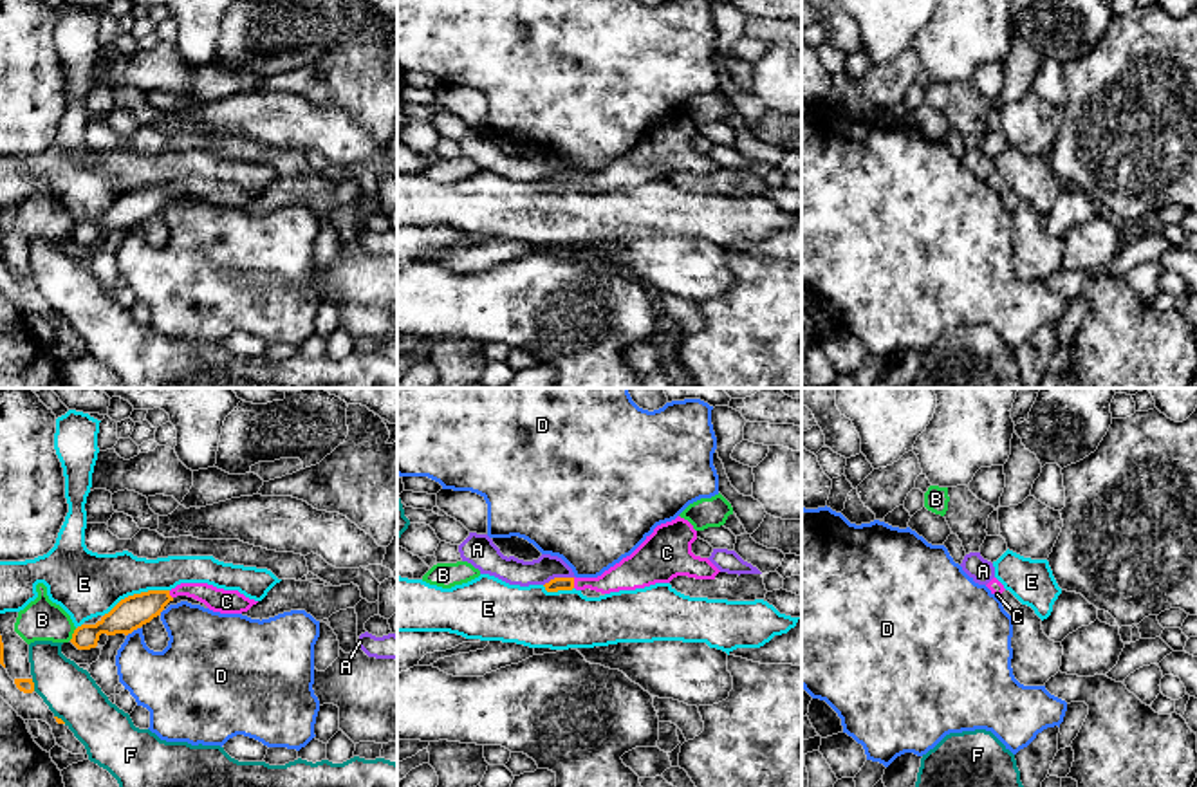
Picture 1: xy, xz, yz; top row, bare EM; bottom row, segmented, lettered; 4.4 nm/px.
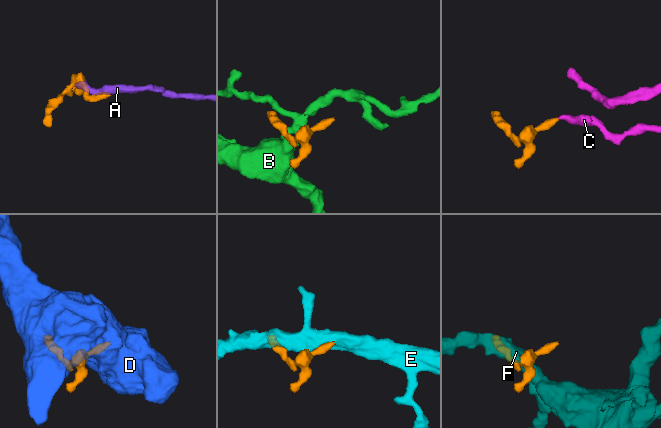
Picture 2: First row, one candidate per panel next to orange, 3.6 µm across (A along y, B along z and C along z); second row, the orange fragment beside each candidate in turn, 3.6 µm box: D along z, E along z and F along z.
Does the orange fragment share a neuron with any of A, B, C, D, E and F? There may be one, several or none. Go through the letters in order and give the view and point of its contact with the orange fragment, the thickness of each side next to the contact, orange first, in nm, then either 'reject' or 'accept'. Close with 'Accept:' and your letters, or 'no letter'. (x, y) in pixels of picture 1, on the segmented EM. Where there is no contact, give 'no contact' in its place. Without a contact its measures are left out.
A: xz (558, 578) | 60/120 nm | reject
B: xy (73, 634) | 140/190 nm | reject
C: xz (573, 583) | 60/140 nm | accept
D: xy (132, 630) | 150/260 nm | reject
E: xy (136, 594) | 150/300 nm | reject
F: xy (33, 685) | 60/240 nm | reject
Accept: C

